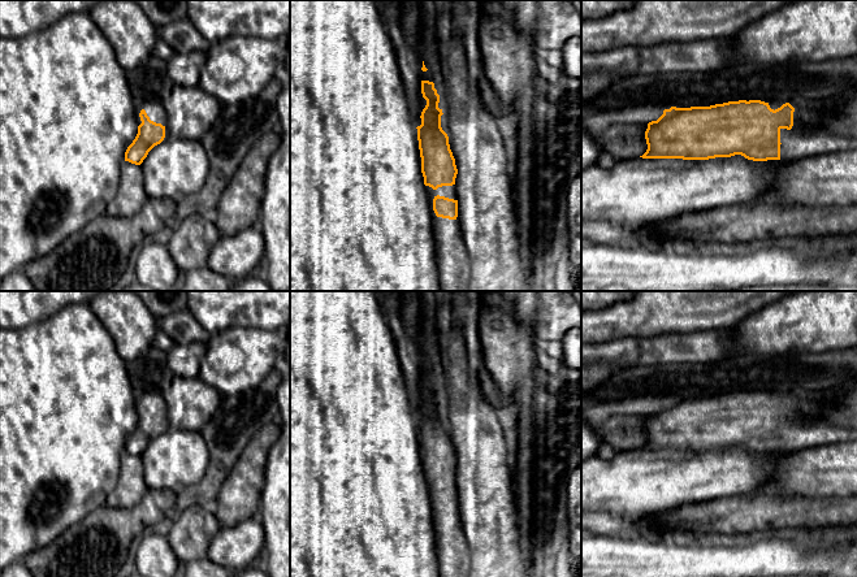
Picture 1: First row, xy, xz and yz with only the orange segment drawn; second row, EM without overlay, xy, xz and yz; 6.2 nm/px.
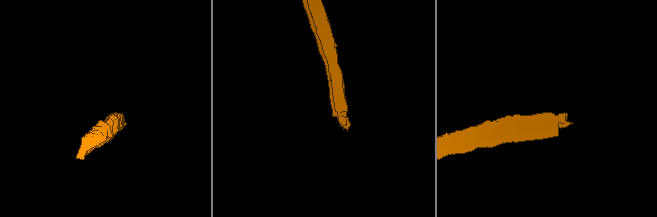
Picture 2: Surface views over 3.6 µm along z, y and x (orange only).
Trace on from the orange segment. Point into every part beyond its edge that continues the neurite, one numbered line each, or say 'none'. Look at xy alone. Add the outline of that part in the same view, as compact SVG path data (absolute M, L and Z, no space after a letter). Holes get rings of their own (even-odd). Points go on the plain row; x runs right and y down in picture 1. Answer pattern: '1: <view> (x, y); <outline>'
1: xy (155, 400); M150 391L150 392L137 395L135 409L137 409L138 417L142 415L140 408L139 408L139 404L140 404L142 400L146 402L146 404L150 408L151 412L153 412L156 415L161 415L165 418L164 431L166 431L169 429L169 422L168 422L168 418L166 418L166 403L165 403L165 399L164 399L164 392Z

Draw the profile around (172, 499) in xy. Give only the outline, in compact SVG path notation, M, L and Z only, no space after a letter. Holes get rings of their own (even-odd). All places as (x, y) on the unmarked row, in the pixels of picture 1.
M150 489L133 508L103 506L72 525L53 542L30 552L22 560L34 577L114 577L140 535L163 517L181 507L182 494L163 489Z

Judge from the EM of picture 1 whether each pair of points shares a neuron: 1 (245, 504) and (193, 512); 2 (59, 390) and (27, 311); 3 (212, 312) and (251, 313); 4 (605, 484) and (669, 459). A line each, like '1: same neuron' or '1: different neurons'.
1: different neurons
2: different neurons
3: same neuron
4: same neuron

